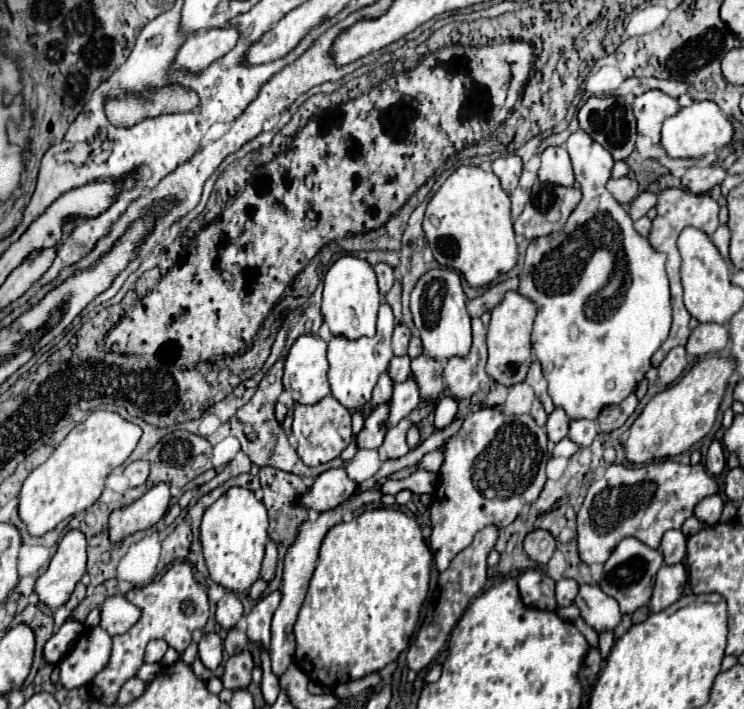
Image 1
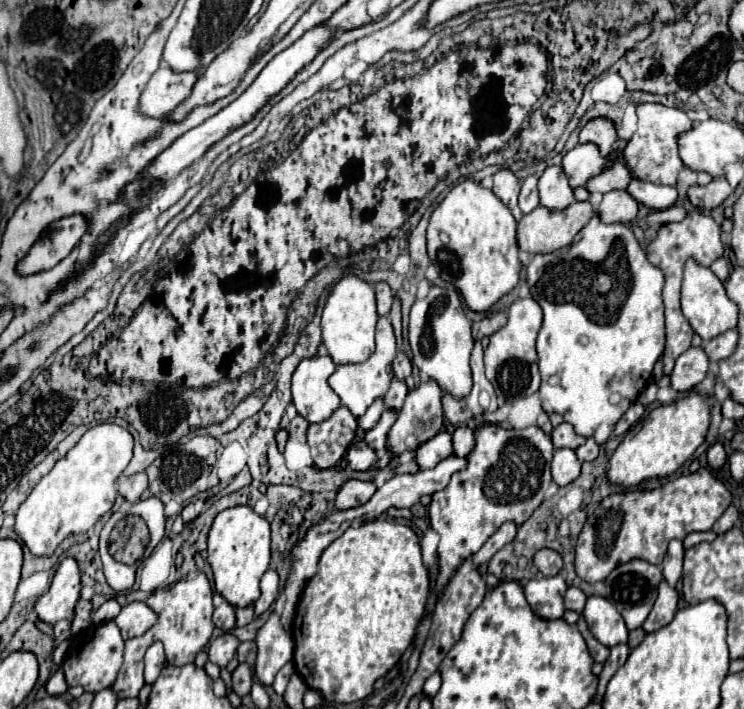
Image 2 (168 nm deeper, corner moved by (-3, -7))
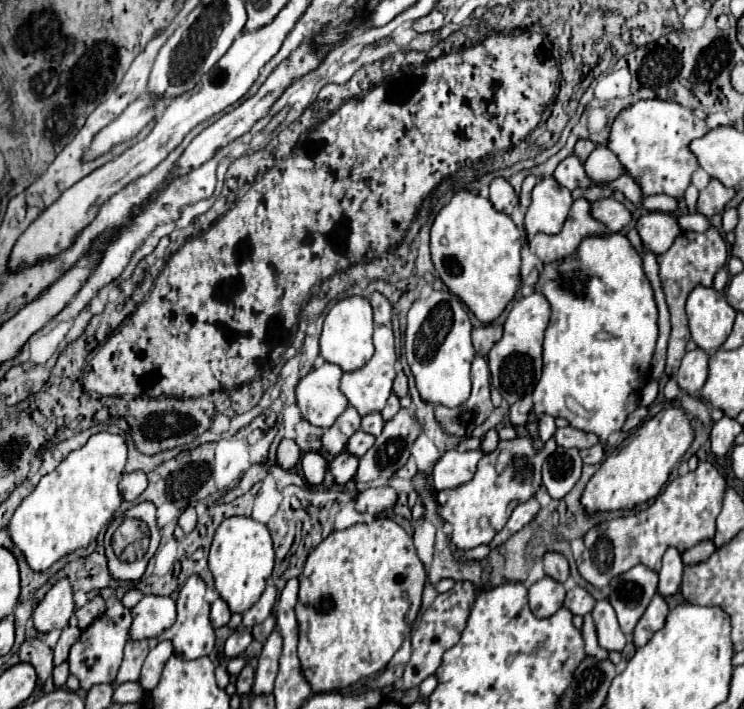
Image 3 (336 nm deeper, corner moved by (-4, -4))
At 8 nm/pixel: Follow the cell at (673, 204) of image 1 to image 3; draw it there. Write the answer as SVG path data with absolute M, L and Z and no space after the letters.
M708 227L704 233L696 231L684 231L676 237L674 245L658 255L658 265L660 265L660 281L662 281L662 291L666 295L666 303L670 309L670 321L672 321L672 335L668 343L668 361L666 361L666 373L672 377L676 375L680 361L686 353L686 343L690 341L690 329L688 329L688 317L684 311L686 297L694 289L694 285L712 285L714 273L726 265L728 259L728 249L718 233L716 227Z

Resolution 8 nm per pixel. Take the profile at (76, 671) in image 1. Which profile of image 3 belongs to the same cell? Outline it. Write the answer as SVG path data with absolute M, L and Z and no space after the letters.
M116 601L112 607L108 607L102 613L102 617L98 617L94 621L94 625L90 625L90 629L82 631L80 639L72 645L70 657L68 657L70 673L78 677L82 689L88 691L92 685L116 681L116 673L118 673L120 663L122 663L122 651L124 651L124 645L128 639L130 623L132 623L130 609L126 609L120 601Z

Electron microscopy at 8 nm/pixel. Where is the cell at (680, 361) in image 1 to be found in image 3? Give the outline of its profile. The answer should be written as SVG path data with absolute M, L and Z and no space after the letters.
M696 347L694 351L688 351L682 359L682 365L676 373L676 381L680 385L682 391L694 395L698 393L708 377L708 353L702 351L700 347Z

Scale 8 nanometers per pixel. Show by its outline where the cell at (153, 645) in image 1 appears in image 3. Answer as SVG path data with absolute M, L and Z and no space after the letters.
M160 641L146 657L144 667L142 667L142 675L140 675L140 685L144 687L144 691L154 689L154 685L158 685L162 669L168 661L168 657L172 655L172 645L170 641Z

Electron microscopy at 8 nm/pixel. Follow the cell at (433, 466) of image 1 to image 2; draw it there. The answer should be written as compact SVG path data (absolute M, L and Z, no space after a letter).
M461 426L453 432L453 448L457 456L469 456L469 452L473 452L473 444L475 444L475 434L471 428Z

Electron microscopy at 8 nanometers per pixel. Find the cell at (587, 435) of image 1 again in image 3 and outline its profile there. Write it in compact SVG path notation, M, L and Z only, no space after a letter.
M596 443L594 447L582 449L580 455L582 455L582 461L584 461L584 463L598 463L598 461L604 457L604 447L602 447L600 443Z

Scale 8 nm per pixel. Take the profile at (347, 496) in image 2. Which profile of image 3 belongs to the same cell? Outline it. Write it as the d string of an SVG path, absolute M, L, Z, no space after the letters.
M388 485L384 487L370 487L366 491L360 491L354 499L356 511L366 511L372 515L378 515L386 507L392 507L396 501L396 491Z

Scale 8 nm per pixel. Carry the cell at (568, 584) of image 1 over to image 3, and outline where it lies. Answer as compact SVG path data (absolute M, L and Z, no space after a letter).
M574 587L572 591L566 593L564 607L570 609L574 615L586 615L586 613L590 613L592 607L594 607L594 597L592 597L586 589Z

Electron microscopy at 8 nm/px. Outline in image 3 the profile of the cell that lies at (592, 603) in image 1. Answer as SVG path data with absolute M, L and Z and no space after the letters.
M606 599L596 601L596 605L592 609L592 617L594 617L600 647L604 647L608 651L622 651L626 645L626 637L618 625L618 619L616 619L616 613L614 613L614 607L610 605L610 601L606 601Z

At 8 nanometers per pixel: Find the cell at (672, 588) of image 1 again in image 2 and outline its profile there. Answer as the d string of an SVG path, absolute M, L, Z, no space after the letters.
M663 580L659 584L659 596L655 600L655 606L653 606L651 614L647 616L647 620L643 622L643 630L649 634L649 632L657 632L665 624L669 624L669 620L673 620L673 616L677 612L677 602L679 602L679 594L675 592L675 588L671 588Z

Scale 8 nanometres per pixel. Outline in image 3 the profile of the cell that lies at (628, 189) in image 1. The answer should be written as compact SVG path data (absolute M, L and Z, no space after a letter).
M614 197L594 201L592 203L592 217L598 219L600 223L604 223L610 231L620 231L622 227L626 227L632 221L630 209L624 203L616 201Z

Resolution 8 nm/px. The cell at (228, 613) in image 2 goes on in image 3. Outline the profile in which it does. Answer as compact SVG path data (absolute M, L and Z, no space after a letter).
M216 599L212 603L212 611L210 611L210 621L212 621L212 627L222 627L230 621L230 607L226 605L224 599Z

